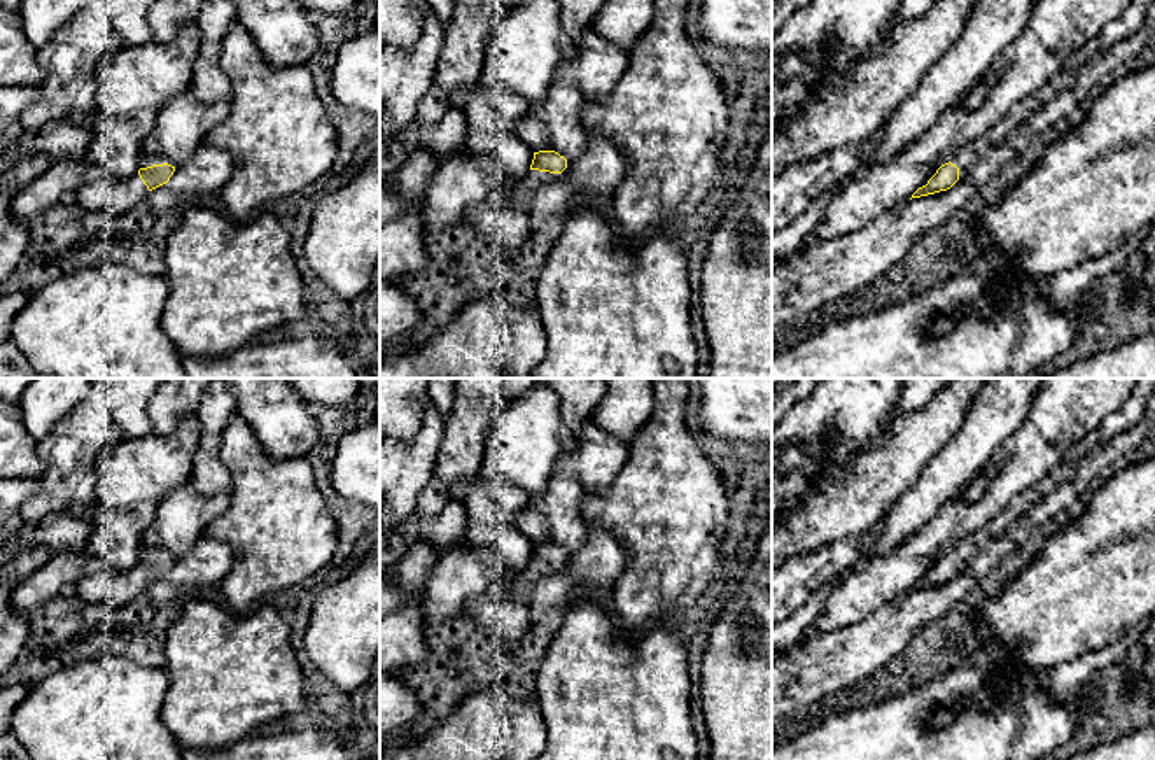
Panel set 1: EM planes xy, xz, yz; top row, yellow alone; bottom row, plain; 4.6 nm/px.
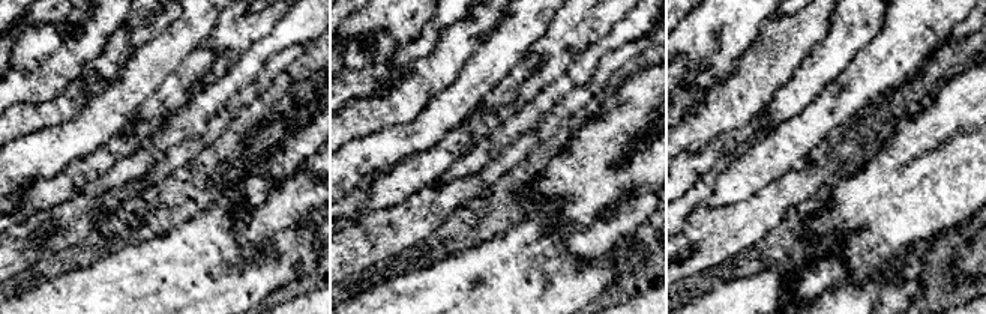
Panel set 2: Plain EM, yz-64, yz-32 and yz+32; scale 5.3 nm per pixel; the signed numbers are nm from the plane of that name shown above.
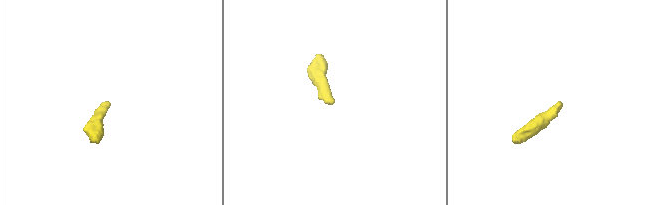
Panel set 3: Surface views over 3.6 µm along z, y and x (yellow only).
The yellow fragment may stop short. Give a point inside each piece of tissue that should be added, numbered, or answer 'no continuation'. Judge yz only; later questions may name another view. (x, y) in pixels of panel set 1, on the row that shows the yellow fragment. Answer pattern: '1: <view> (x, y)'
1: yz (1133, 18)

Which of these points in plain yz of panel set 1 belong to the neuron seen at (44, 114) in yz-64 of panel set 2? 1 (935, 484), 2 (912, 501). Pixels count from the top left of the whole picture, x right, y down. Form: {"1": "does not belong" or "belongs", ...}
{"1": "does not belong", "2": "does not belong"}

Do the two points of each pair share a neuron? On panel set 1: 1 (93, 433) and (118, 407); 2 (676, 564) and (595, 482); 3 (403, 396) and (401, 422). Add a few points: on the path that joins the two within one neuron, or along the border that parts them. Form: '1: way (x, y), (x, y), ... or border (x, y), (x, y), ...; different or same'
1: border (79, 403), (91, 419), (111, 419), (118, 438); different
2: border (629, 456), (602, 496); different
3: way (401, 403), (401, 415); same

